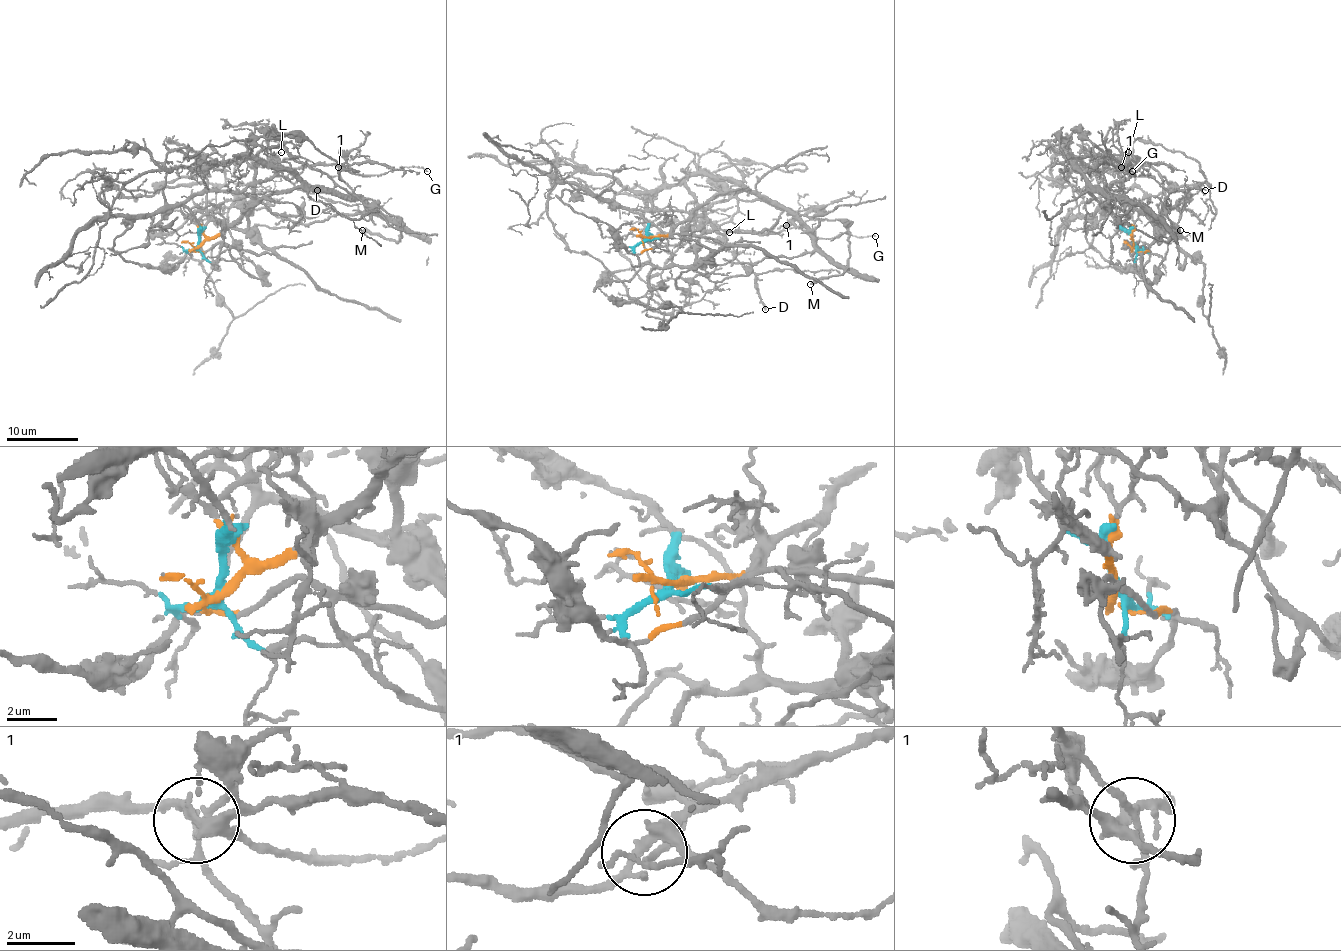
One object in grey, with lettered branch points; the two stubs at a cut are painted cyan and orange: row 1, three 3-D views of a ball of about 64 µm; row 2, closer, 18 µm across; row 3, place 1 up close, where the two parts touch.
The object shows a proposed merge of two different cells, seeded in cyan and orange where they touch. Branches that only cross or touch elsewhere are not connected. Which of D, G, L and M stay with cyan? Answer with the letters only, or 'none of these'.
D, G, L

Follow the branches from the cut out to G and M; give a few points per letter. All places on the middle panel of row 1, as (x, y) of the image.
G: (647, 238), (647, 224), (633, 211), (692, 211), (720, 232), (779, 232), (795, 224), (815, 238), (876, 236)
M: (647, 238), (667, 236), (720, 195), (758, 191), (795, 215), (845, 225), (847, 268), (810, 284)

